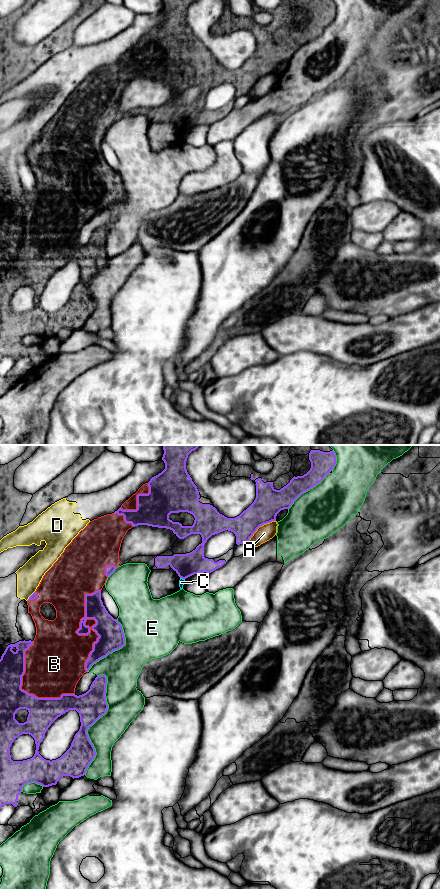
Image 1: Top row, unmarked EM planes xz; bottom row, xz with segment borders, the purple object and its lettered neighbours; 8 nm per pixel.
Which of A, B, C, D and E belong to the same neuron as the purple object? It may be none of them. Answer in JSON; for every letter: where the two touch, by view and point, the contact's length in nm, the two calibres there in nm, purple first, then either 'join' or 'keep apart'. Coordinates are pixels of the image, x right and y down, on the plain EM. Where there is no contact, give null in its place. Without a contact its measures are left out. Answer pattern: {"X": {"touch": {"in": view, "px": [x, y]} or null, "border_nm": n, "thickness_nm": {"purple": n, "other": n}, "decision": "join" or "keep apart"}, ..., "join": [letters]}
{"A": {"touch": {"in": "xz", "px": [260, 77]}, "border_nm": 280, "thickness_nm": {"purple": 220, "other": 140}, "decision": "keep apart"}, "B": {"touch": {"in": "xz", "px": [80, 186]}, "border_nm": 650, "thickness_nm": {"purple": 200, "other": 440}, "decision": "join"}, "C": {"touch": {"in": "xz", "px": [182, 130]}, "border_nm": 40, "thickness_nm": {"purple": 190, "other": 50}, "decision": "keep apart"}, "D": {"touch": {"in": "xz", "px": [30, 148]}, "border_nm": 100, "thickness_nm": {"purple": 50, "other": 200}, "decision": "keep apart"}, "E": {"touch": {"in": "xz", "px": [93, 275]}, "border_nm": 800, "thickness_nm": {"purple": 240, "other": 220}, "decision": "keep apart"}, "join": ["B"]}

